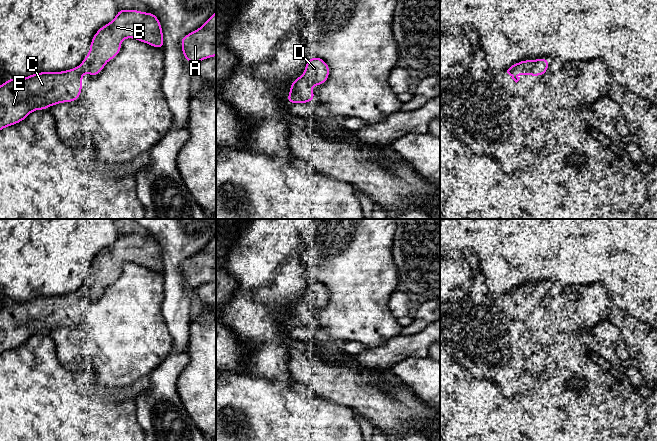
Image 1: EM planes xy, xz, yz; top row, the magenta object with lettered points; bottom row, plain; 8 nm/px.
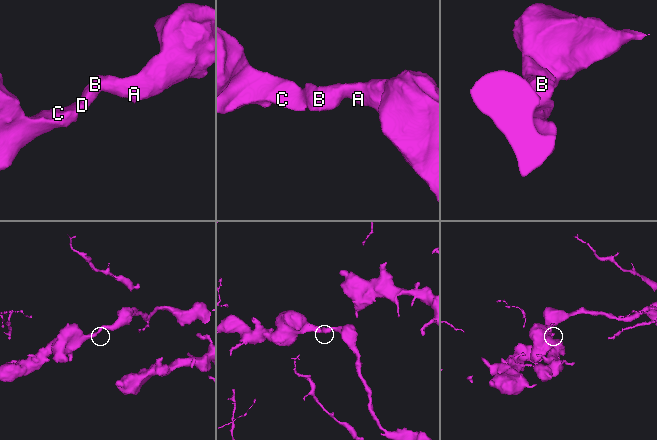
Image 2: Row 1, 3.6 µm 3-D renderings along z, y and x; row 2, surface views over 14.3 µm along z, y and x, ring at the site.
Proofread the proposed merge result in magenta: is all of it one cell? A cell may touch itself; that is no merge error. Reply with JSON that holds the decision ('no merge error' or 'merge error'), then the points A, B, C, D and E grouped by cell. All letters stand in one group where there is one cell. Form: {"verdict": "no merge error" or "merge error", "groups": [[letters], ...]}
{"verdict": "no merge error", "groups": [["A", "B", "C", "D", "E"]]}

